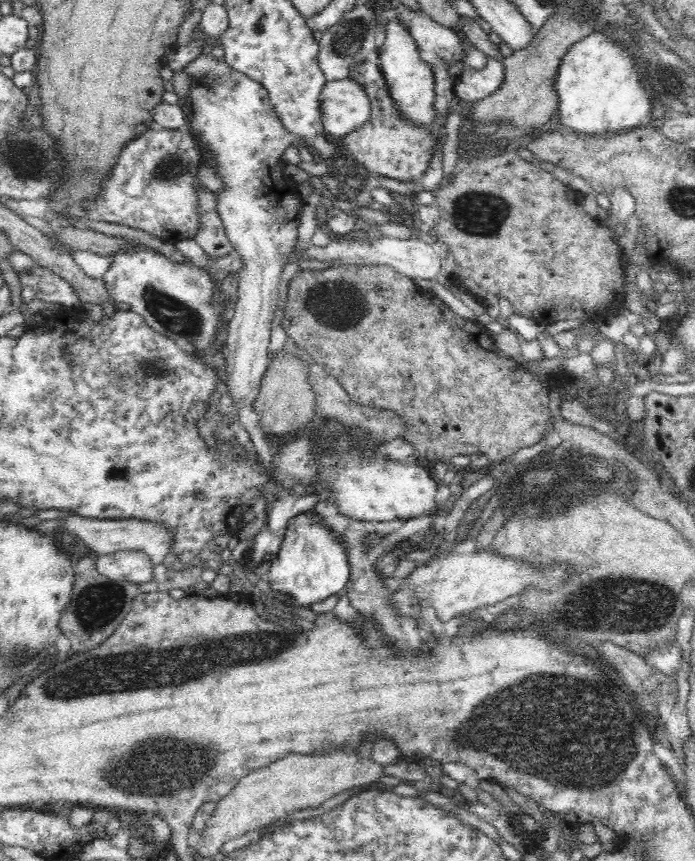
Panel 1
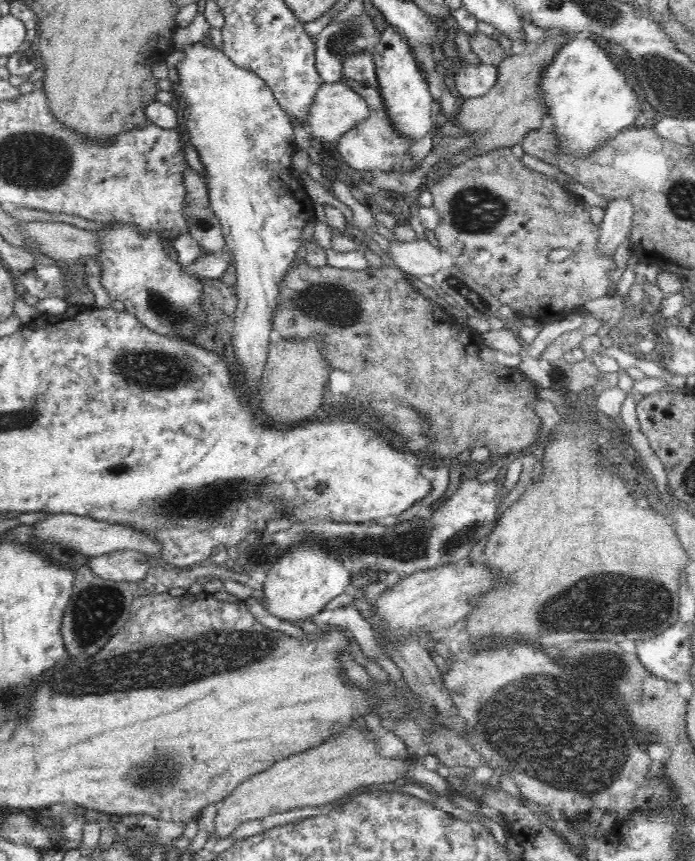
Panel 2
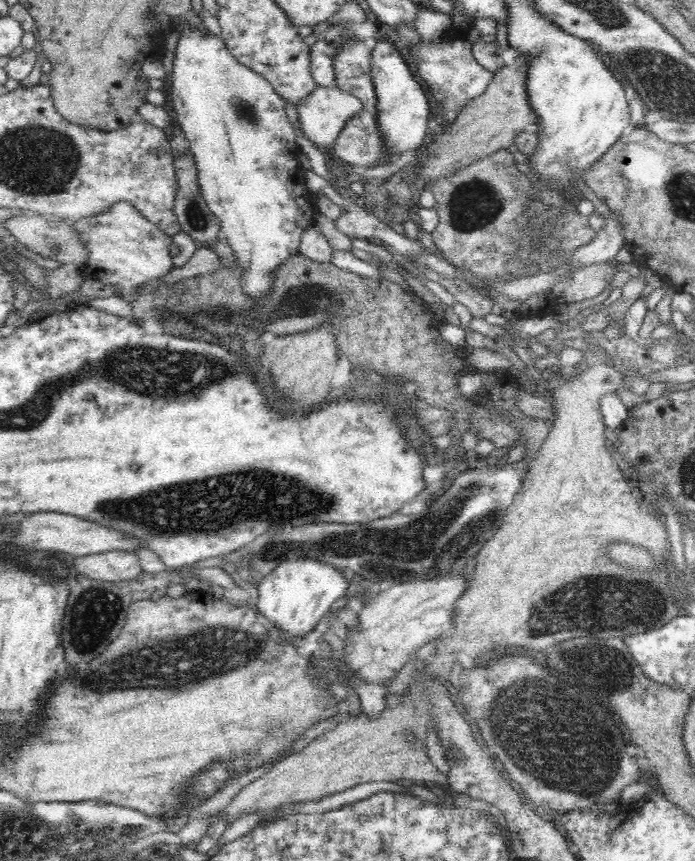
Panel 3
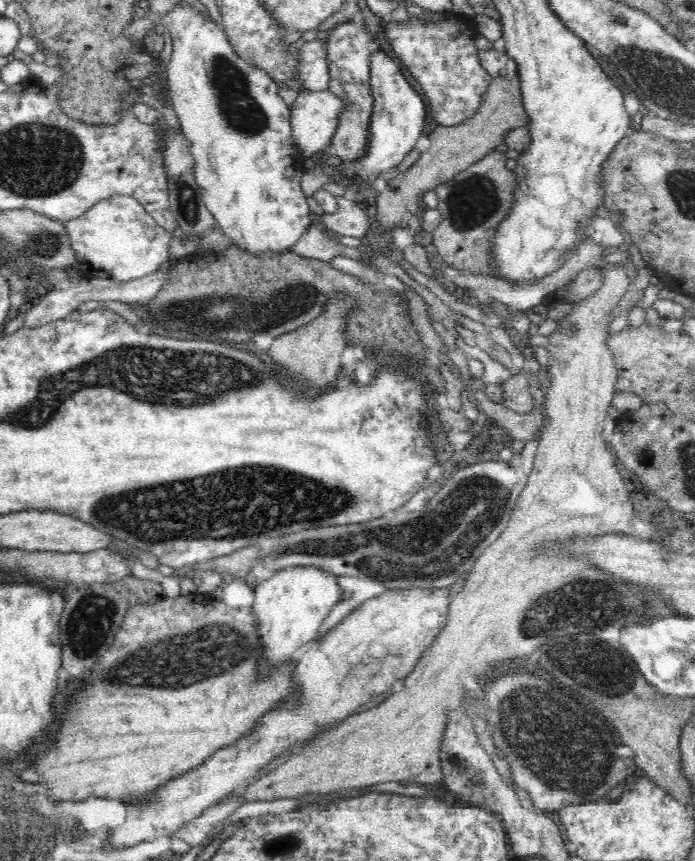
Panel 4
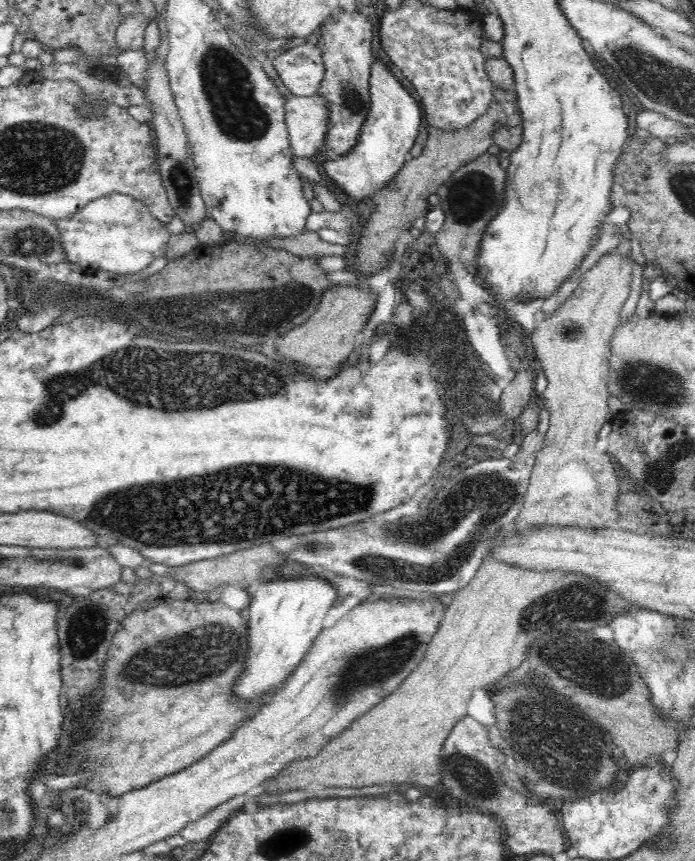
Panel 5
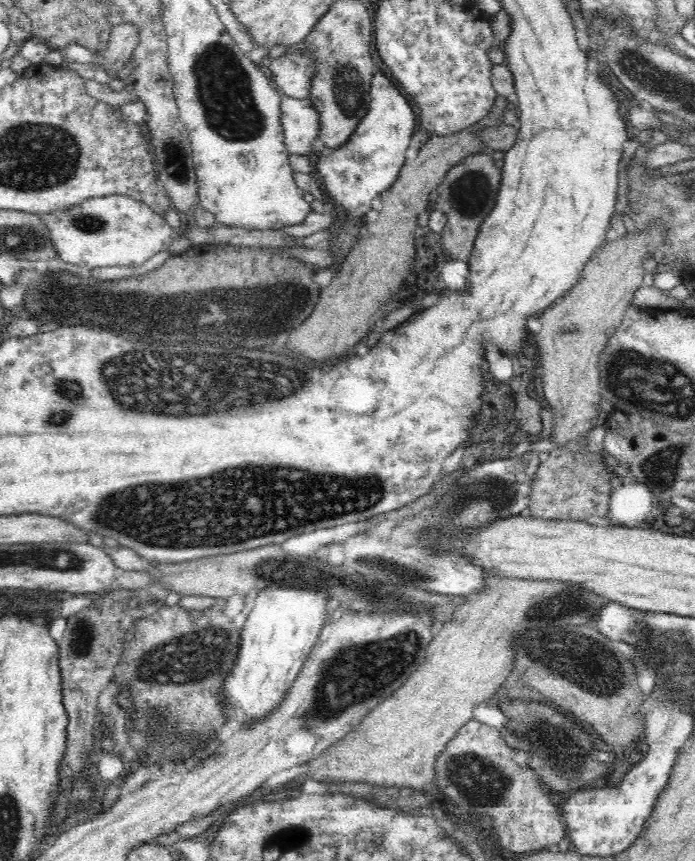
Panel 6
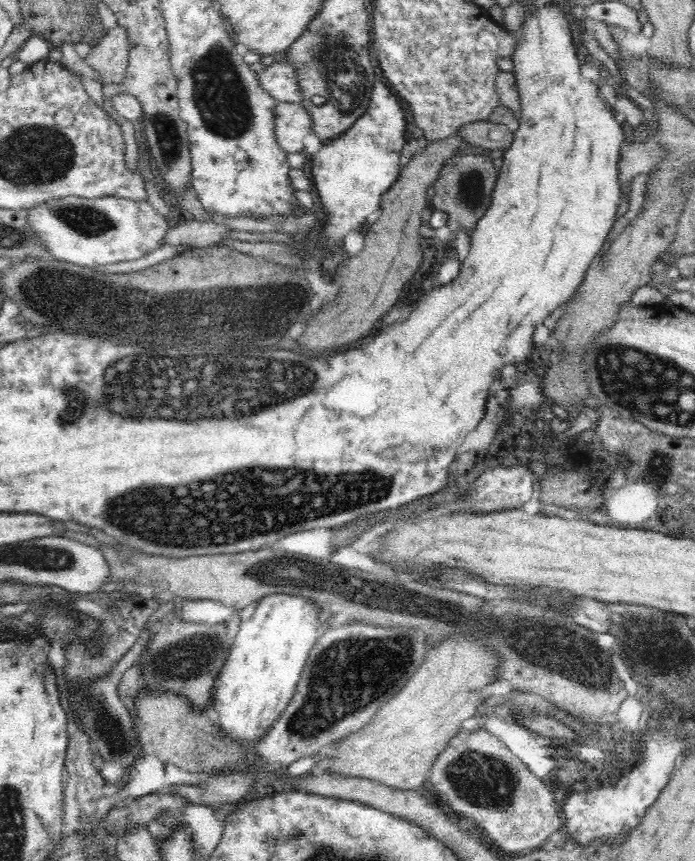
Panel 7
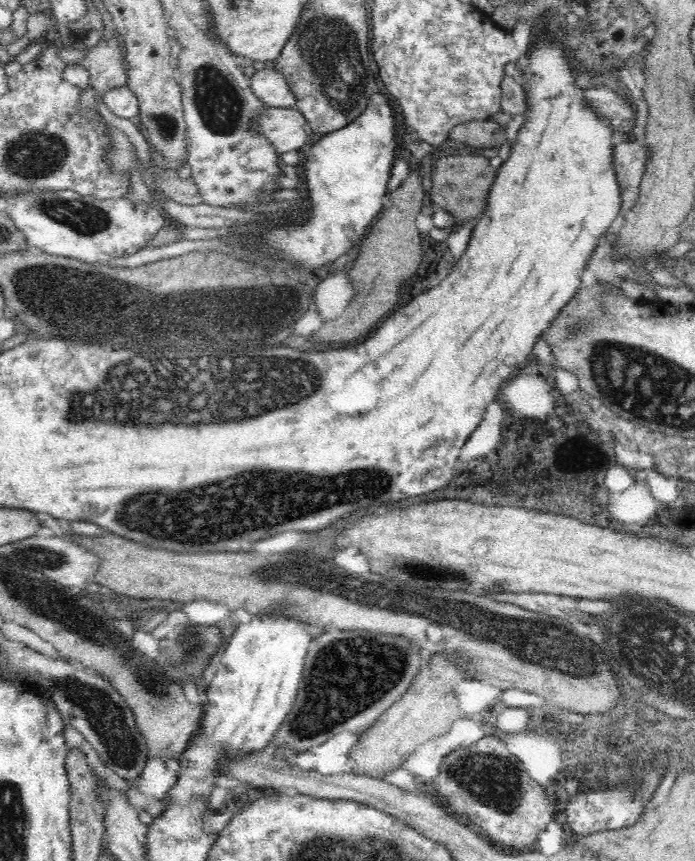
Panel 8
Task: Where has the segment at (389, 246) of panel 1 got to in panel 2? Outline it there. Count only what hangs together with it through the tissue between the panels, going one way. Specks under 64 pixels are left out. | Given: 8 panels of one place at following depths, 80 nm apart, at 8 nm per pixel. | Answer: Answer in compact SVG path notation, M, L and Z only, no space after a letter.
M416 239L410 242L390 242L387 252L391 262L400 270L414 276L433 276L433 274L448 264L445 253L432 246L426 239Z

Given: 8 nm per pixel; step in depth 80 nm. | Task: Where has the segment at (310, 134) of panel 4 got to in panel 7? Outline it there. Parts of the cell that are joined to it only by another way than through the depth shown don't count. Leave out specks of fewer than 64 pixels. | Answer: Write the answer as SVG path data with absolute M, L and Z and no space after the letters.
M280 102L274 108L276 142L284 152L302 152L302 141L313 131L311 114L298 102Z

